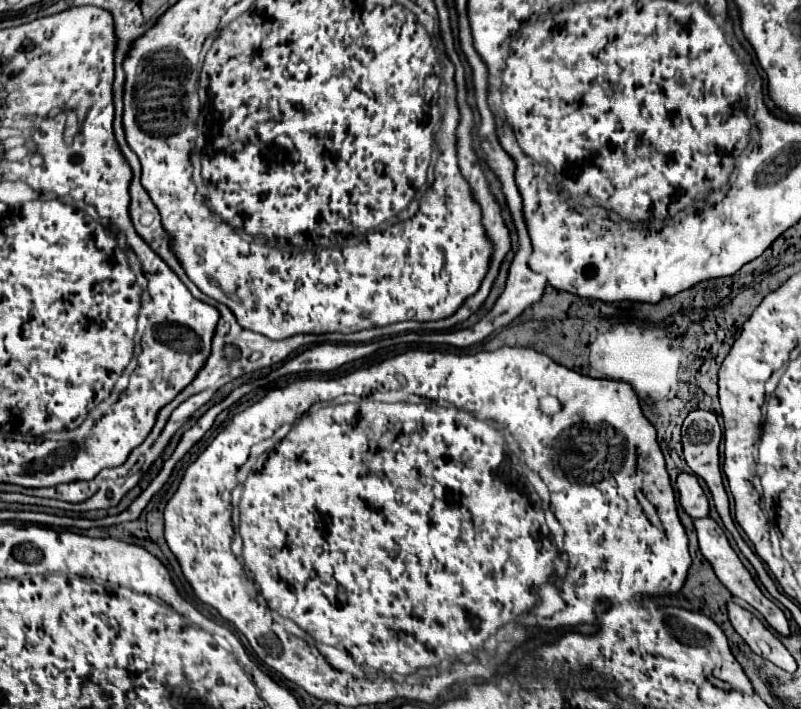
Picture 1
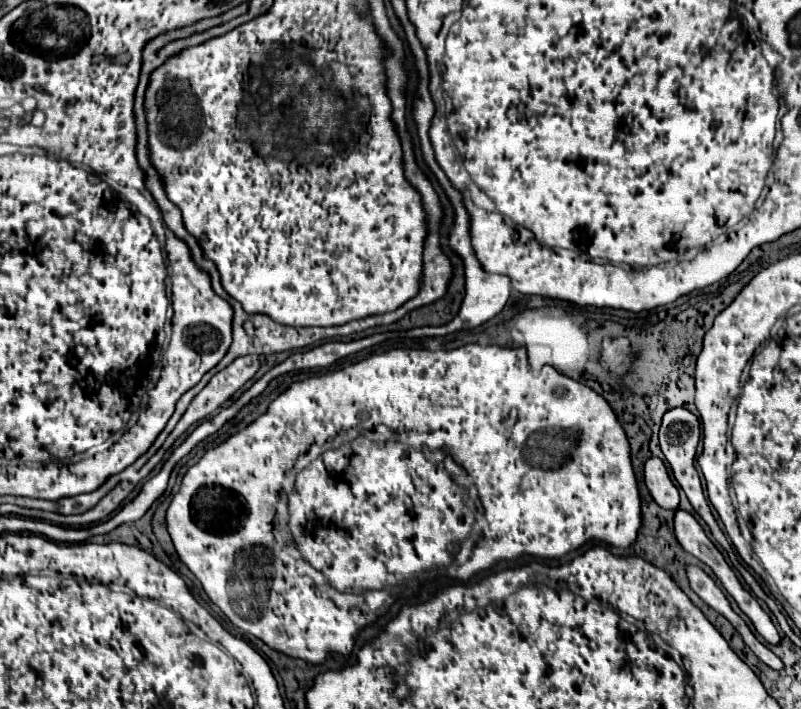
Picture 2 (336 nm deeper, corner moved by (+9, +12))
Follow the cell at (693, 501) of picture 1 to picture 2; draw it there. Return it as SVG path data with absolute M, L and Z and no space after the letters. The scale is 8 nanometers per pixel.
M650 458L644 464L644 484L654 502L666 510L678 508L678 488L668 476L668 470L660 458Z

